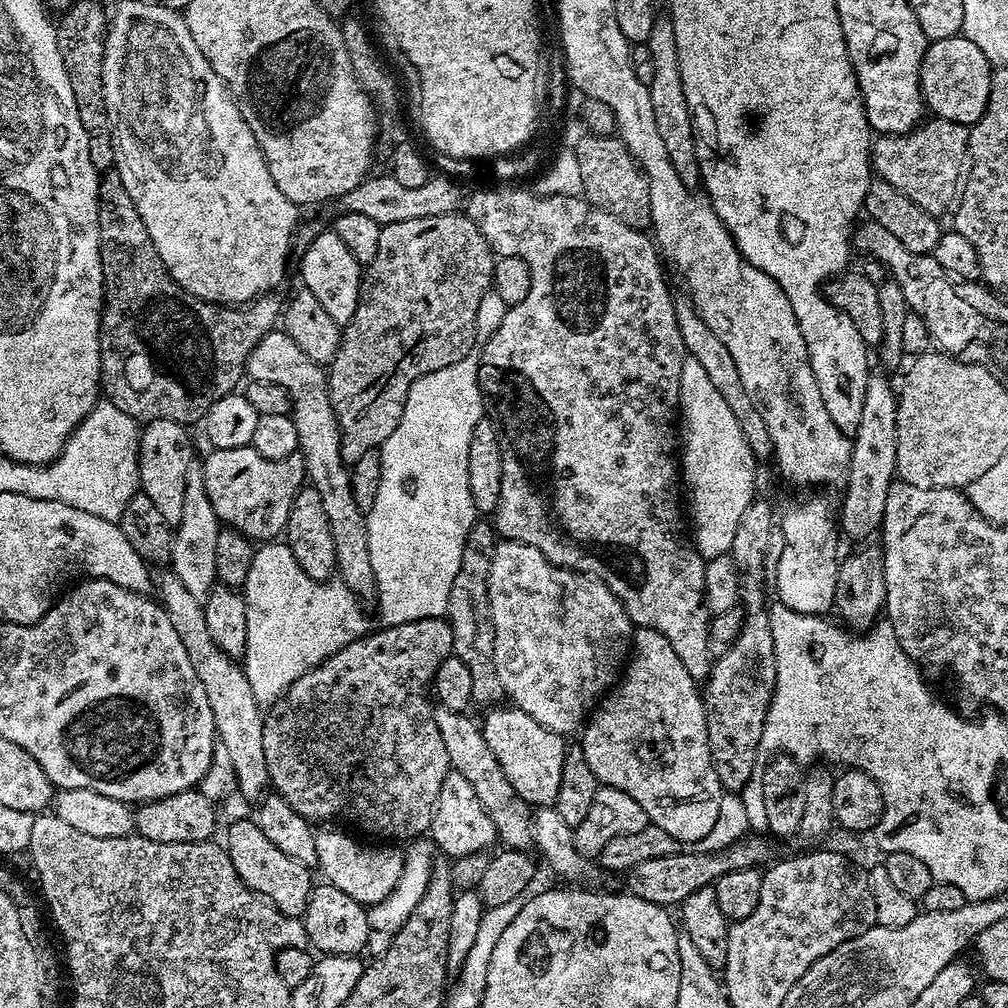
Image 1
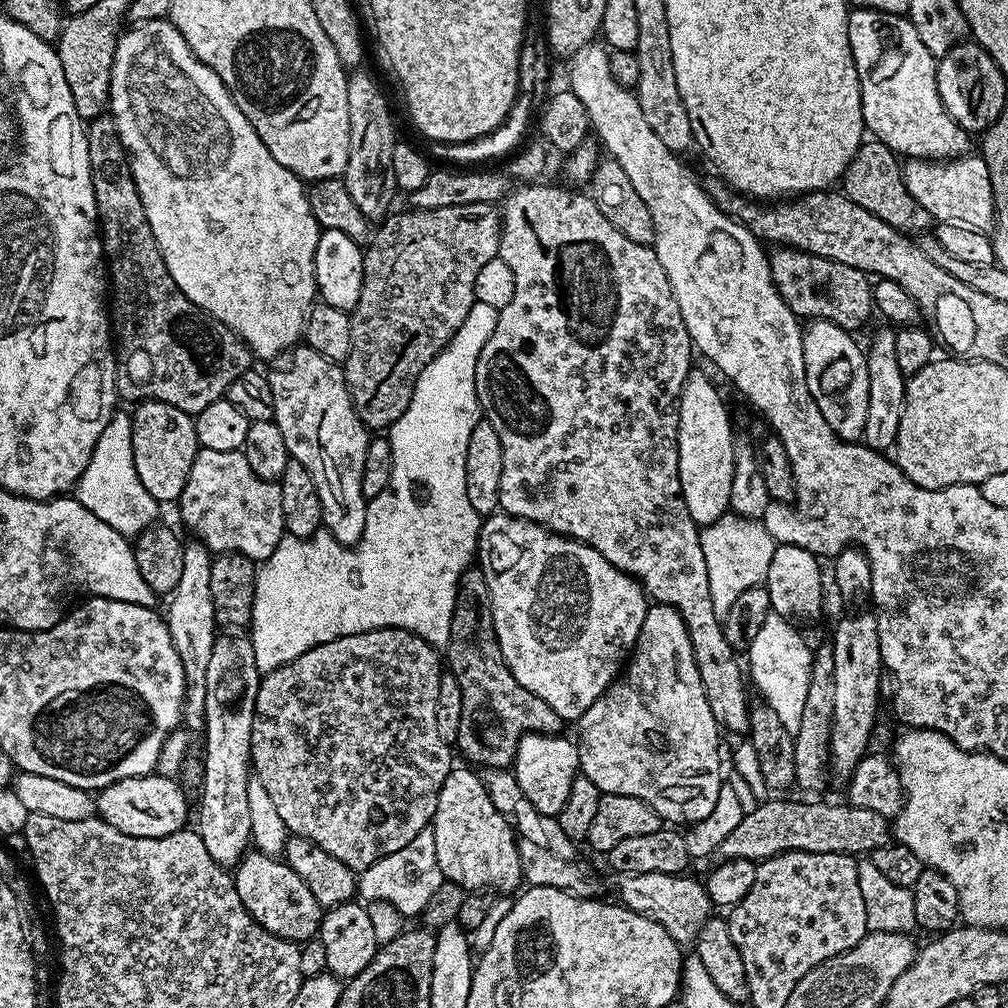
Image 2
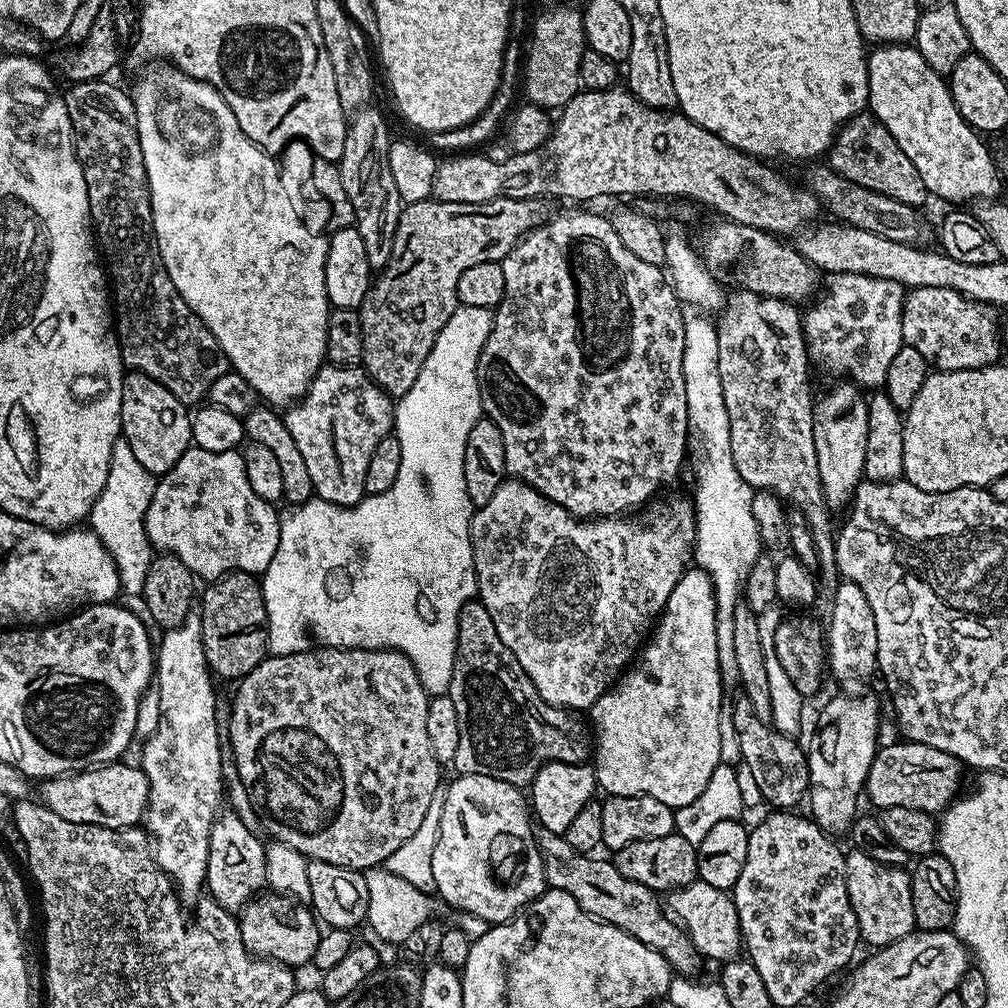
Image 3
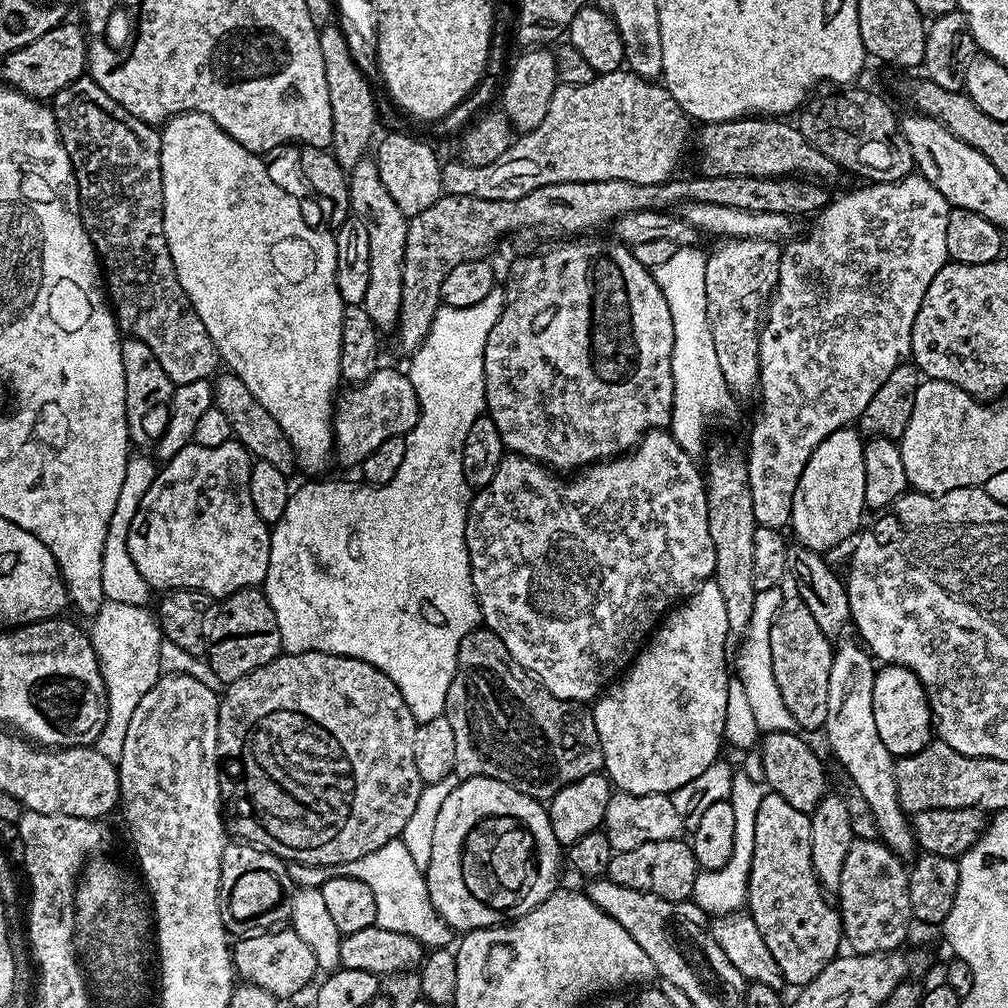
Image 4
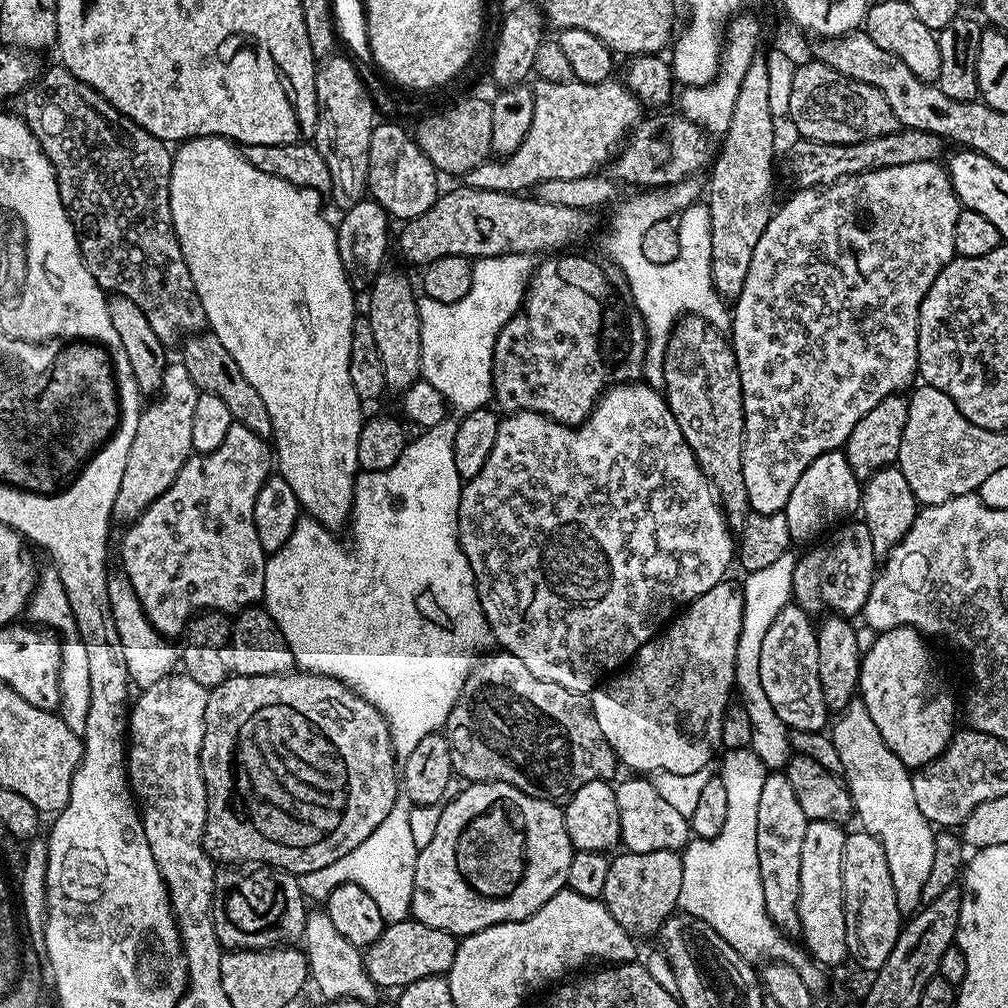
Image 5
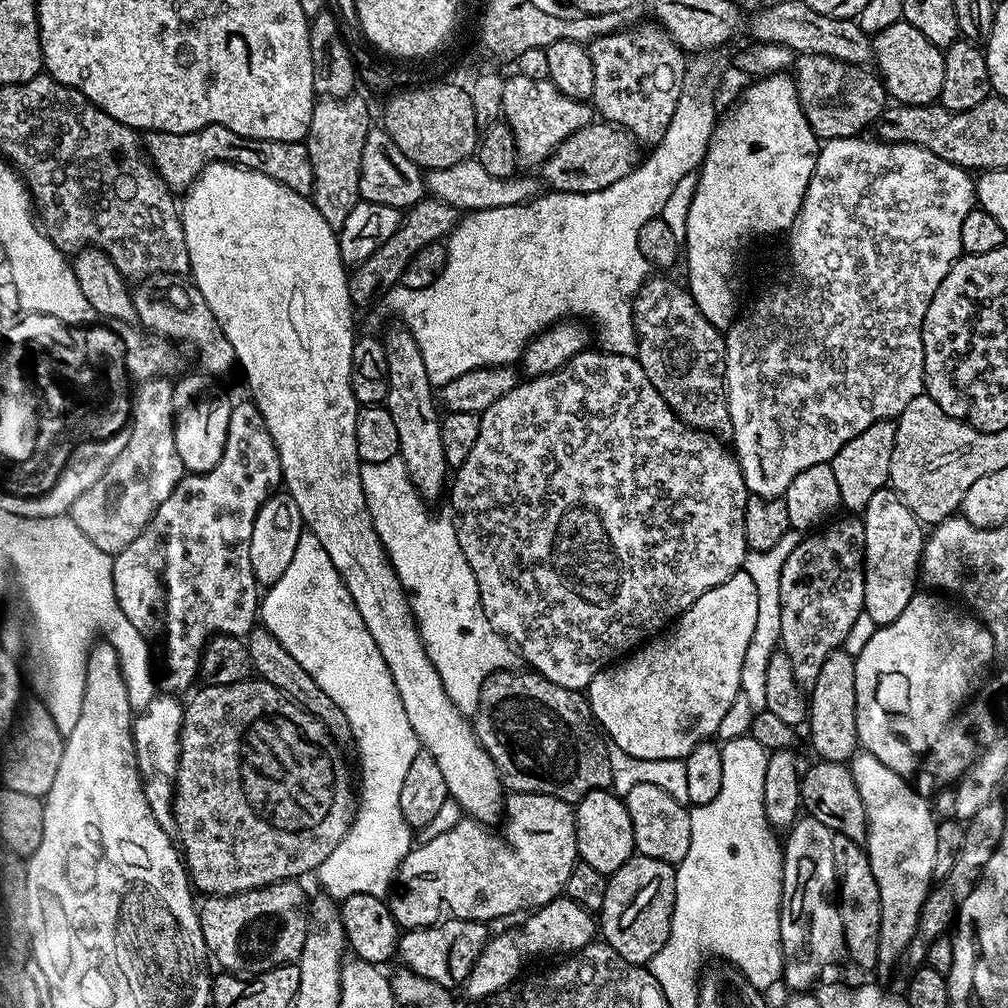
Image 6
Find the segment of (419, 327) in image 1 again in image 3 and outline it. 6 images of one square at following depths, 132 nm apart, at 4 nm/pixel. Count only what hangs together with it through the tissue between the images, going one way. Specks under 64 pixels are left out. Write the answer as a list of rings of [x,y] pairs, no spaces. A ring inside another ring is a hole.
[[[499,196],[490,202],[442,202],[431,198],[413,204],[404,204],[398,218],[398,230],[394,230],[394,250],[390,250],[388,265],[379,269],[366,298],[358,309],[362,322],[362,365],[368,376],[386,395],[399,398],[414,386],[426,354],[434,346],[442,326],[450,322],[450,314],[458,306],[458,278],[470,266],[478,262],[504,260],[518,241],[524,239],[533,228],[540,227],[549,215],[543,199],[519,200]]]

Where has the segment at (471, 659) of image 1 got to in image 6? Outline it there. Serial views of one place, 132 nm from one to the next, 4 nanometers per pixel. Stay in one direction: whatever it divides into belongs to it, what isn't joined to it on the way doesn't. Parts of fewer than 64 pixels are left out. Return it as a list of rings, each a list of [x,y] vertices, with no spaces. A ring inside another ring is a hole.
[[[505,670],[484,679],[474,727],[480,745],[500,771],[505,789],[541,792],[575,805],[583,796],[612,786],[609,745],[592,719],[583,691],[550,682],[539,672]]]

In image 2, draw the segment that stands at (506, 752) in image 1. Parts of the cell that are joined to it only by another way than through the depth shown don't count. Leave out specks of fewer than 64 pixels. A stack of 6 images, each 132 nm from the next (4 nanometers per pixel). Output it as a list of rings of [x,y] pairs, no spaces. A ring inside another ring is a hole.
[[[531,732],[518,742],[514,761],[514,771],[522,794],[538,810],[547,816],[559,817],[566,798],[570,795],[570,786],[580,772],[580,750],[575,739],[567,740],[564,734],[545,734]]]

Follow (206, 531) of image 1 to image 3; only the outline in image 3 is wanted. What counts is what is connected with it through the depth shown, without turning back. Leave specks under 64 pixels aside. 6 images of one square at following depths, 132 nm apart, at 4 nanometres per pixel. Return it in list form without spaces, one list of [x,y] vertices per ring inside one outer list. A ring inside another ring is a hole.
[[[193,614],[187,616],[177,628],[167,629],[163,633],[164,636],[159,637],[158,653],[156,657],[156,667],[154,669],[154,685],[158,688],[161,694],[161,718],[160,725],[152,736],[147,737],[143,741],[142,749],[144,753],[143,770],[148,779],[150,786],[150,794],[148,795],[148,811],[146,813],[146,832],[150,837],[151,843],[154,845],[154,859],[156,865],[169,876],[176,885],[176,891],[181,901],[196,902],[201,899],[202,889],[205,887],[208,879],[208,855],[210,854],[210,830],[212,823],[215,822],[220,808],[220,795],[224,792],[224,772],[220,769],[220,736],[222,740],[222,728],[216,725],[216,692],[212,689],[212,680],[214,681],[213,673],[206,662],[206,654],[202,646],[202,626],[200,625],[199,615]]]

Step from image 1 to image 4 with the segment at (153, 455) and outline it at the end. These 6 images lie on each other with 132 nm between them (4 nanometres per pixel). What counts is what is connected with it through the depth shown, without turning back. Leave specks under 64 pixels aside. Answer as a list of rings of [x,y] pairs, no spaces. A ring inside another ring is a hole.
[[[128,338],[121,343],[122,374],[126,374],[126,422],[128,439],[133,445],[155,446],[168,429],[168,406],[172,403],[172,379],[162,370],[158,358],[141,340]]]

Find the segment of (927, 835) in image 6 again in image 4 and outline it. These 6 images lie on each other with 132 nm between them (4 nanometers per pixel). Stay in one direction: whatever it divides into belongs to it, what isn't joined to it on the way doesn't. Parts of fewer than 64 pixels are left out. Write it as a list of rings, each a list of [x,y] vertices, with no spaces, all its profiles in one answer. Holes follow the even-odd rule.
[[[855,639],[843,640],[839,641],[840,645],[835,645],[832,653],[827,715],[822,732],[823,735],[828,735],[828,744],[832,747],[832,752],[844,767],[841,768],[843,775],[849,776],[854,786],[862,790],[870,810],[874,810],[874,818],[878,818],[880,840],[897,856],[908,858],[916,848],[916,839],[912,836],[909,813],[905,812],[898,802],[898,786],[894,782],[896,760],[890,754],[890,750],[882,746],[882,738],[878,738],[878,726],[874,723],[872,691],[878,668],[863,643]]]

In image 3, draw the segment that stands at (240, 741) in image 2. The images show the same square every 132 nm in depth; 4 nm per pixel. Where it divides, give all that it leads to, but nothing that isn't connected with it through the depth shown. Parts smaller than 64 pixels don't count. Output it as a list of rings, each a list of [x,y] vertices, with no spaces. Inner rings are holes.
[[[226,812],[217,815],[210,830],[206,892],[227,912],[236,914],[245,908],[268,883],[266,854],[264,853],[266,844],[248,829],[248,824],[242,817]]]

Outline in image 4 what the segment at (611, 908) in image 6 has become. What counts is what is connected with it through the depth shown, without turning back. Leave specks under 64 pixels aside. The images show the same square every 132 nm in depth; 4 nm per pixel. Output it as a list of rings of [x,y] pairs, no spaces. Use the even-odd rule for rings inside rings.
[[[677,838],[662,842],[642,842],[642,846],[634,846],[634,850],[613,852],[607,879],[630,890],[658,894],[658,898],[686,900],[694,890],[697,871],[691,843],[687,839]]]

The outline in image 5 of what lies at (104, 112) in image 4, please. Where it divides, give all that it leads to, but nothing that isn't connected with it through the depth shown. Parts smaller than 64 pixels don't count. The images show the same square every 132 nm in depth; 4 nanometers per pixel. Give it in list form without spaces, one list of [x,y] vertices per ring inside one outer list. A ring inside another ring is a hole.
[[[63,66],[55,67],[45,67],[40,79],[20,93],[18,115],[20,119],[26,122],[26,126],[30,126],[30,130],[38,138],[40,149],[44,151],[46,158],[50,158],[50,162],[54,166],[58,190],[62,194],[62,206],[66,206],[68,217],[76,231],[76,237],[80,243],[80,253],[86,262],[86,270],[90,270],[90,274],[96,279],[98,286],[104,289],[105,293],[125,296],[130,302],[134,302],[134,306],[138,306],[138,310],[142,310],[142,314],[146,314],[146,322],[150,322],[154,334],[158,334],[158,338],[165,346],[172,346],[176,343],[179,345],[185,338],[203,333],[206,328],[206,321],[202,302],[194,290],[194,278],[190,278],[186,258],[182,258],[182,250],[172,221],[170,174],[172,173],[173,153],[165,141],[154,138],[154,134],[142,130],[142,126],[138,126],[130,118],[122,115],[114,106],[110,106],[110,102],[106,102],[106,98],[102,98],[102,94],[98,94],[90,86],[86,86],[78,78],[74,78],[74,74],[70,74],[70,70],[66,70]]]

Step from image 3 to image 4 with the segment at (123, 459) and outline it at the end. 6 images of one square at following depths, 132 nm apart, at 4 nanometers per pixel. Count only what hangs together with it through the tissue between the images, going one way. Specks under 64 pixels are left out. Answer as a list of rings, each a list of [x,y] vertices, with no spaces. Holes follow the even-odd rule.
[[[129,455],[126,466],[126,478],[122,478],[122,490],[118,490],[118,502],[114,506],[114,514],[106,530],[106,546],[102,550],[102,590],[105,600],[122,602],[129,606],[147,605],[150,589],[148,583],[138,574],[138,566],[134,566],[134,558],[130,558],[128,535],[130,522],[134,522],[134,514],[138,514],[138,506],[142,502],[142,494],[150,490],[150,482],[154,482],[158,464],[151,455]]]

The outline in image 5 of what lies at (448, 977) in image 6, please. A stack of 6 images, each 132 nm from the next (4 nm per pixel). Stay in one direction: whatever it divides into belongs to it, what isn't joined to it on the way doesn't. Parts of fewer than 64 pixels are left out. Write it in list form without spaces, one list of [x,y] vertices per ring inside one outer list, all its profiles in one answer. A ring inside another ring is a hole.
[[[411,918],[385,924],[379,938],[363,949],[366,974],[370,974],[370,978],[380,990],[399,990],[422,977],[445,975],[453,964],[457,943],[457,937],[448,932],[434,930]]]

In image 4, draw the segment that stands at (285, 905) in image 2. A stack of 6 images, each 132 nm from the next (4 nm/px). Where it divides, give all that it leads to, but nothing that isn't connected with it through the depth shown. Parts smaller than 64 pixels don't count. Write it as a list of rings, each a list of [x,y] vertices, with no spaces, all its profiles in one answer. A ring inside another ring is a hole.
[[[288,926],[237,939],[231,950],[235,975],[243,983],[258,986],[277,998],[298,995],[318,976],[314,950],[310,950],[310,946],[306,946],[306,942],[302,942],[302,938],[298,938],[298,934]]]

